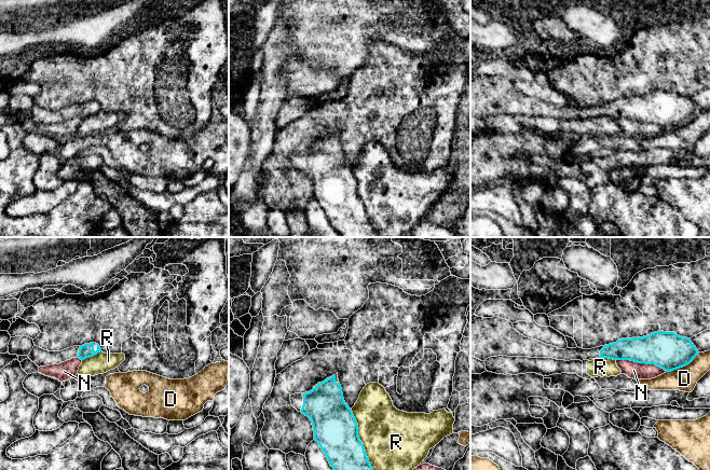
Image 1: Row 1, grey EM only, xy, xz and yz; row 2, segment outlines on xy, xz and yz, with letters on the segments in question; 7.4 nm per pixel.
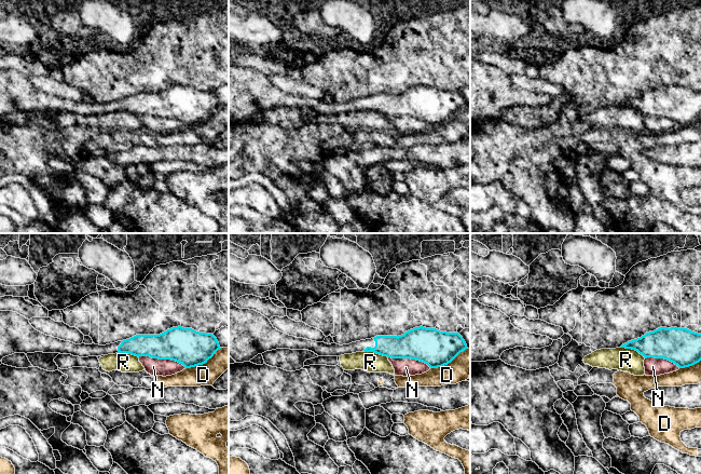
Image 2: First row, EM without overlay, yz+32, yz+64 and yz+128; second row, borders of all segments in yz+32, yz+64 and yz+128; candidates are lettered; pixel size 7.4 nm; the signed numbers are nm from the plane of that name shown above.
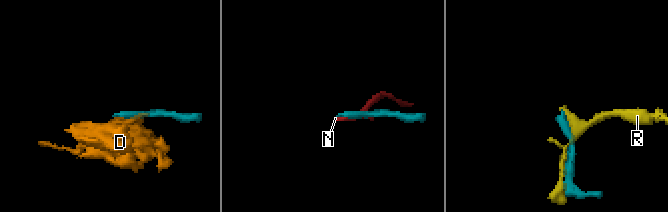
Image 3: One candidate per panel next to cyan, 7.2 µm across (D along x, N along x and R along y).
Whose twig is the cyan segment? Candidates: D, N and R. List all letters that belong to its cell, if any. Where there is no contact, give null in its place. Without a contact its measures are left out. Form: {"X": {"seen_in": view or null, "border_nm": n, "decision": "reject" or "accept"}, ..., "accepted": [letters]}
{"D": {"seen_in": "yz", "border_nm": 300, "decision": "reject"}, "N": {"seen_in": "yz", "border_nm": 380, "decision": "reject"}, "R": {"seen_in": "xz", "border_nm": 480, "decision": "reject"}, "accepted": []}

